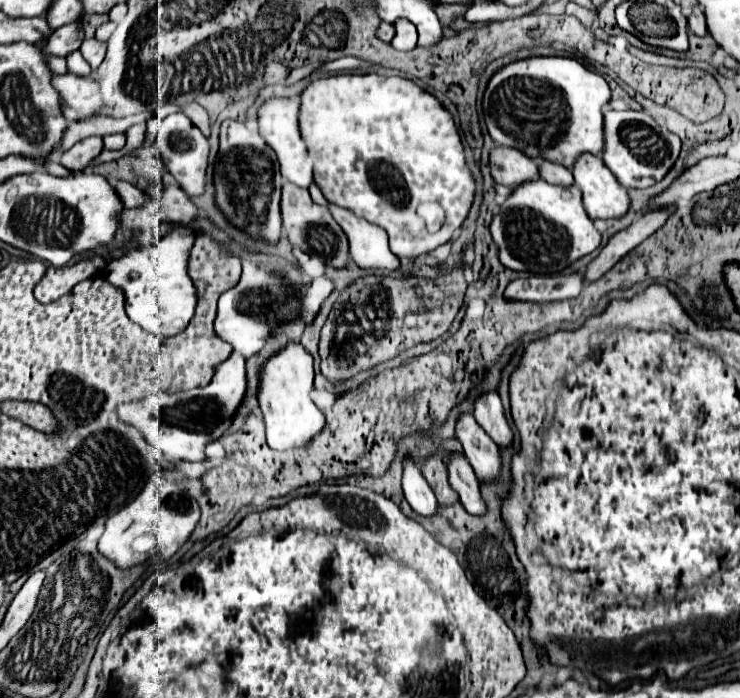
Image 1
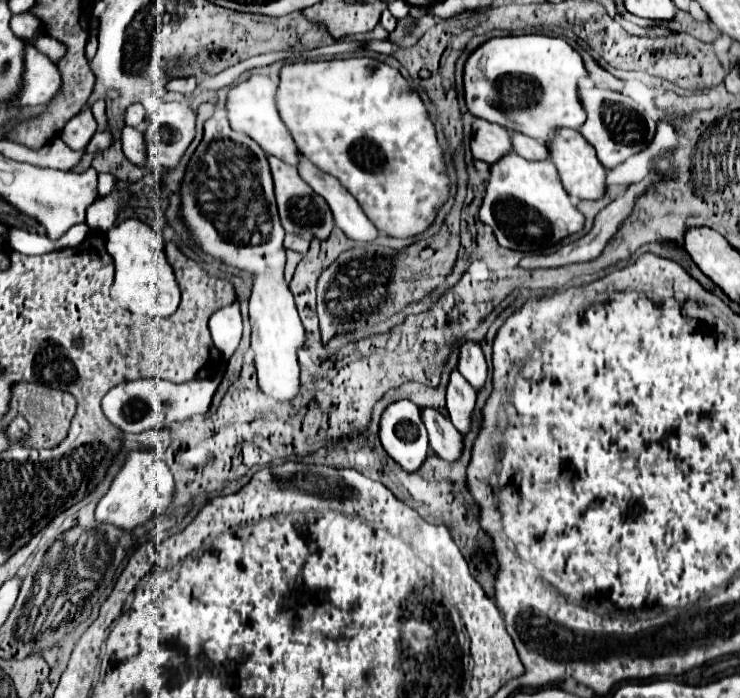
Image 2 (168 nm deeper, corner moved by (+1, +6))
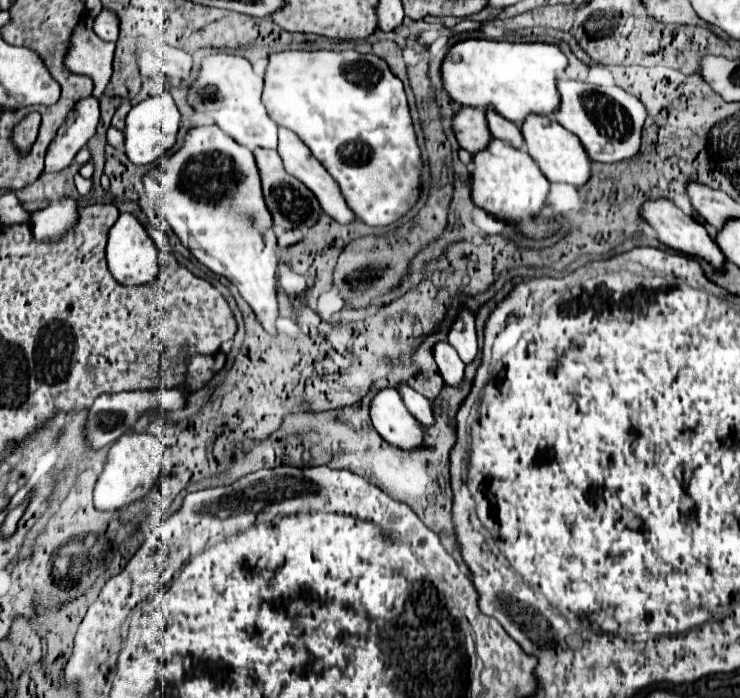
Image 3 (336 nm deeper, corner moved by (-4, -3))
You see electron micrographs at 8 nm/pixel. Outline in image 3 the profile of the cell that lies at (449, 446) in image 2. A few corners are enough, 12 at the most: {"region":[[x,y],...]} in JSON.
{"region":[[399,386],[405,406],[423,426],[435,424],[433,404],[409,386]]}

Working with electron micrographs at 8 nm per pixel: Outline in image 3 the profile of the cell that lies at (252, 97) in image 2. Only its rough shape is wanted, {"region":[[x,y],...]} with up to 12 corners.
{"region":[[213,54],[189,102],[235,142],[277,150],[245,58]]}

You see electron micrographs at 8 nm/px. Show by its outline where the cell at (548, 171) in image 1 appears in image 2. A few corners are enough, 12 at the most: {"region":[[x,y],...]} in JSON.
{"region":[[512,133],[512,149],[526,159],[548,159],[546,145]]}

